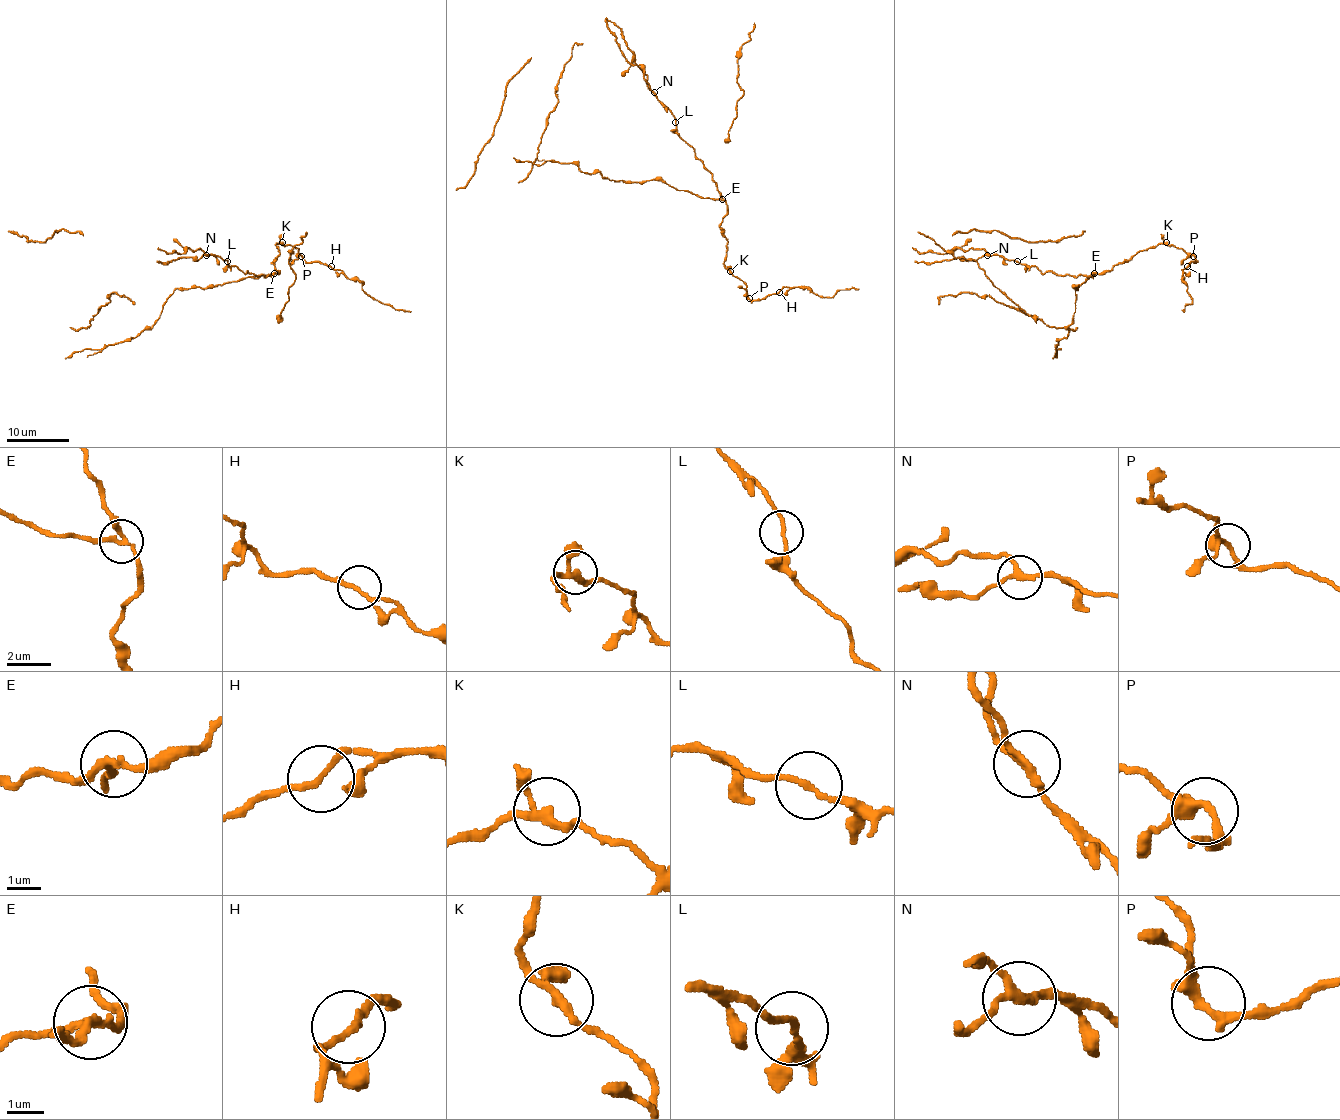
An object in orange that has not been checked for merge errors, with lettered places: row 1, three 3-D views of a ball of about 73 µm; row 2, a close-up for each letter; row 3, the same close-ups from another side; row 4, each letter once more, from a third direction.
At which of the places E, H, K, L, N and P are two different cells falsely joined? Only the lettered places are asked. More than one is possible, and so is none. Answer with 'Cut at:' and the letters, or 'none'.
Cut at: E, N

